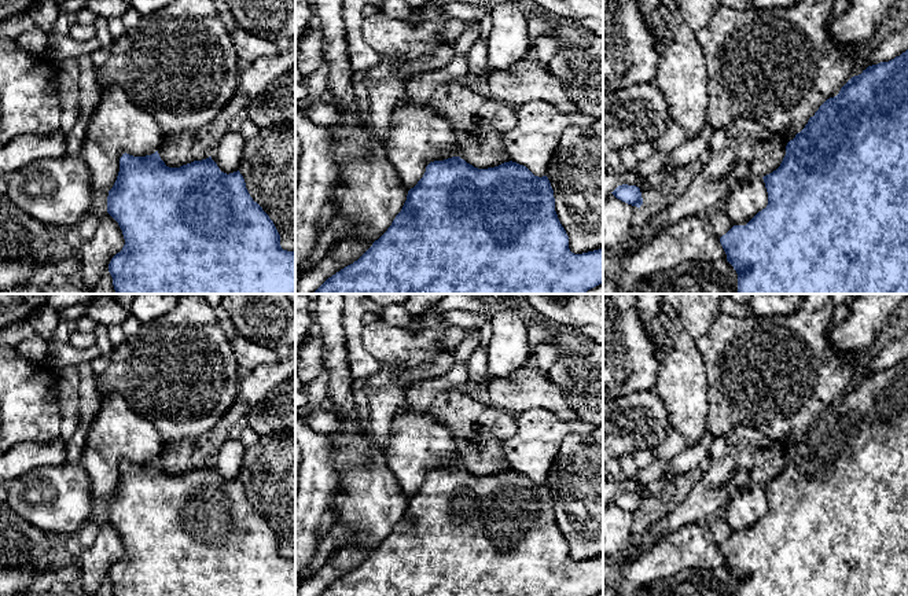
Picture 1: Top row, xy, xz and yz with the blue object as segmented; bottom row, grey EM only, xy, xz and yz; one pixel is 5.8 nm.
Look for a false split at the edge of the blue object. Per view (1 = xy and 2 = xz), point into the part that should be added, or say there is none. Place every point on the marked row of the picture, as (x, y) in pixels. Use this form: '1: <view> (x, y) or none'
1: none
2: none

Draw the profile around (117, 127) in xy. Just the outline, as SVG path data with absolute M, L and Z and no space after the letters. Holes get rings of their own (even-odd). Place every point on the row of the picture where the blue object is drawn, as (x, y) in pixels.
M120 87L102 91L80 152L89 168L92 190L109 192L120 172L120 158L125 152L133 157L151 155L158 151L163 136L157 121Z

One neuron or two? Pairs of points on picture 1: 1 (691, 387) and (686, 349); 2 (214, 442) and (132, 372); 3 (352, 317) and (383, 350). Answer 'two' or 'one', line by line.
1: one
2: two
3: two

